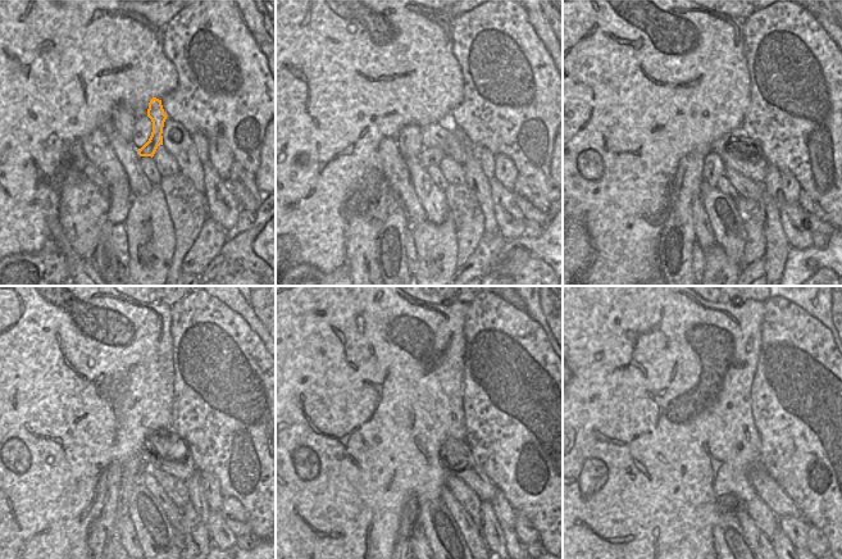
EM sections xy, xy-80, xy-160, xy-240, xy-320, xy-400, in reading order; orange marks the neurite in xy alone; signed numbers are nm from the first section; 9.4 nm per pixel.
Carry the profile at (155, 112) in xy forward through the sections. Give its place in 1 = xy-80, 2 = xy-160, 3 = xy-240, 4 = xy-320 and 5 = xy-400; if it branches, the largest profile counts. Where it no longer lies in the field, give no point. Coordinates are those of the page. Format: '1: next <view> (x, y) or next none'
1: next xy-80 (429, 157)
2: next xy-160 (714, 168)
3: next xy-240 (130, 478)
4: next xy-320 (409, 514)
5: next none

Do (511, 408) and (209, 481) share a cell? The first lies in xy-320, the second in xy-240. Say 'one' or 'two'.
two

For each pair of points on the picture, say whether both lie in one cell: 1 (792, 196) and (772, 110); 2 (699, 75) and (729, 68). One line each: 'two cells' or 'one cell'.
1: two cells
2: one cell

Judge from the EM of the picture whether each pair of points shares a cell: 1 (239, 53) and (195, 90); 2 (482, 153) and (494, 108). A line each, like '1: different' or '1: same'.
1: same
2: different

